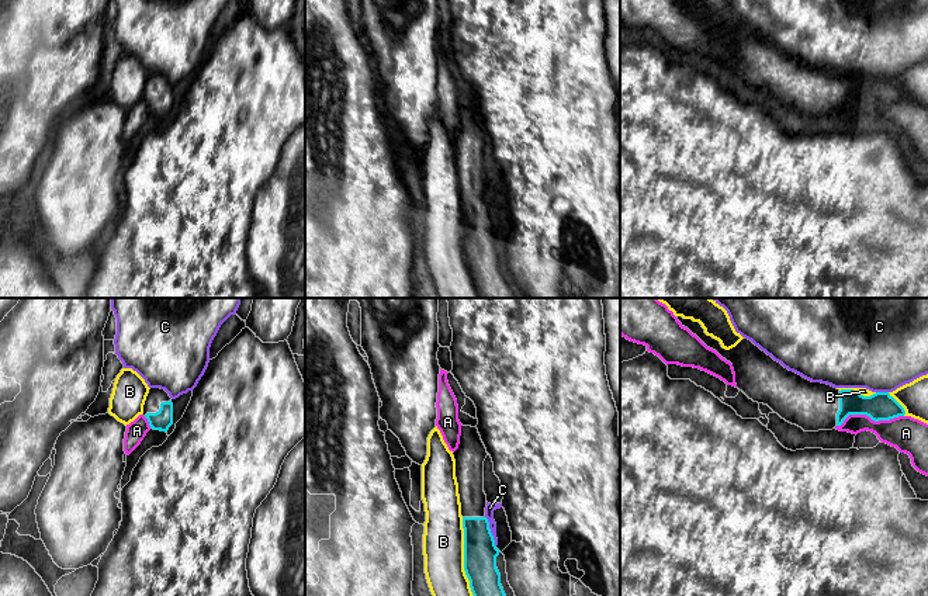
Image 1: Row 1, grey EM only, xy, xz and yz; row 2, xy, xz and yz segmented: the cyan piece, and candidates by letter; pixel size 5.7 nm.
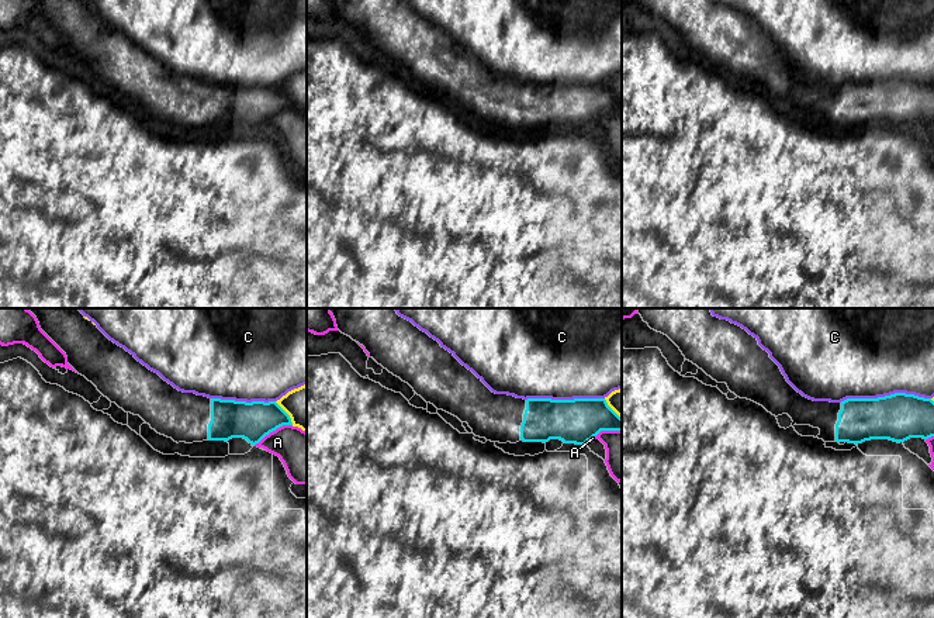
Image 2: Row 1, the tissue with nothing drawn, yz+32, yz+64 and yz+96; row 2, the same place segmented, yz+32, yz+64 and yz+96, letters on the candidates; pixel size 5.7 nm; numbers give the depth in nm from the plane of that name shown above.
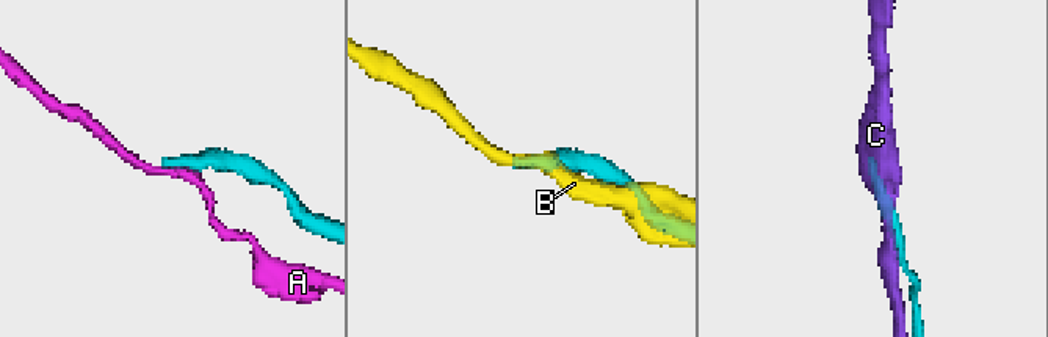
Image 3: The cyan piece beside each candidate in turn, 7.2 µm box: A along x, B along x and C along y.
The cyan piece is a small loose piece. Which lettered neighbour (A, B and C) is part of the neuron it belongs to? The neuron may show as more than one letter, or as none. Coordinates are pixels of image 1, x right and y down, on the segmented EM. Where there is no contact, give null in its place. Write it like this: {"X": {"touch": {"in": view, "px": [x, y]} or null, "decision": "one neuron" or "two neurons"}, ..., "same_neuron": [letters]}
{"A": {"touch": {"in": "yz", "px": [869, 416]}, "decision": "two neurons"}, "B": {"touch": {"in": "xz", "px": [464, 557]}, "decision": "two neurons"}, "C": {"touch": {"in": "xz", "px": [490, 532]}, "decision": "two neurons"}, "same_neuron": []}

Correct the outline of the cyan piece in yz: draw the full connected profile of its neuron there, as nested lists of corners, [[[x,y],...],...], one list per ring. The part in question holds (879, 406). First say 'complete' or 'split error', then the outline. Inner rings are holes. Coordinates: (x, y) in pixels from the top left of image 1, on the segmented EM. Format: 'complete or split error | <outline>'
split error | [[[676,318],[707,347],[733,364],[740,391],[754,402],[768,405],[782,419],[804,432],[832,430],[849,415],[866,415],[875,422],[906,415],[904,408],[889,392],[863,396],[853,389],[839,391],[827,384],[811,382],[785,368],[745,337],[726,350],[718,340],[704,333],[699,322]]]

